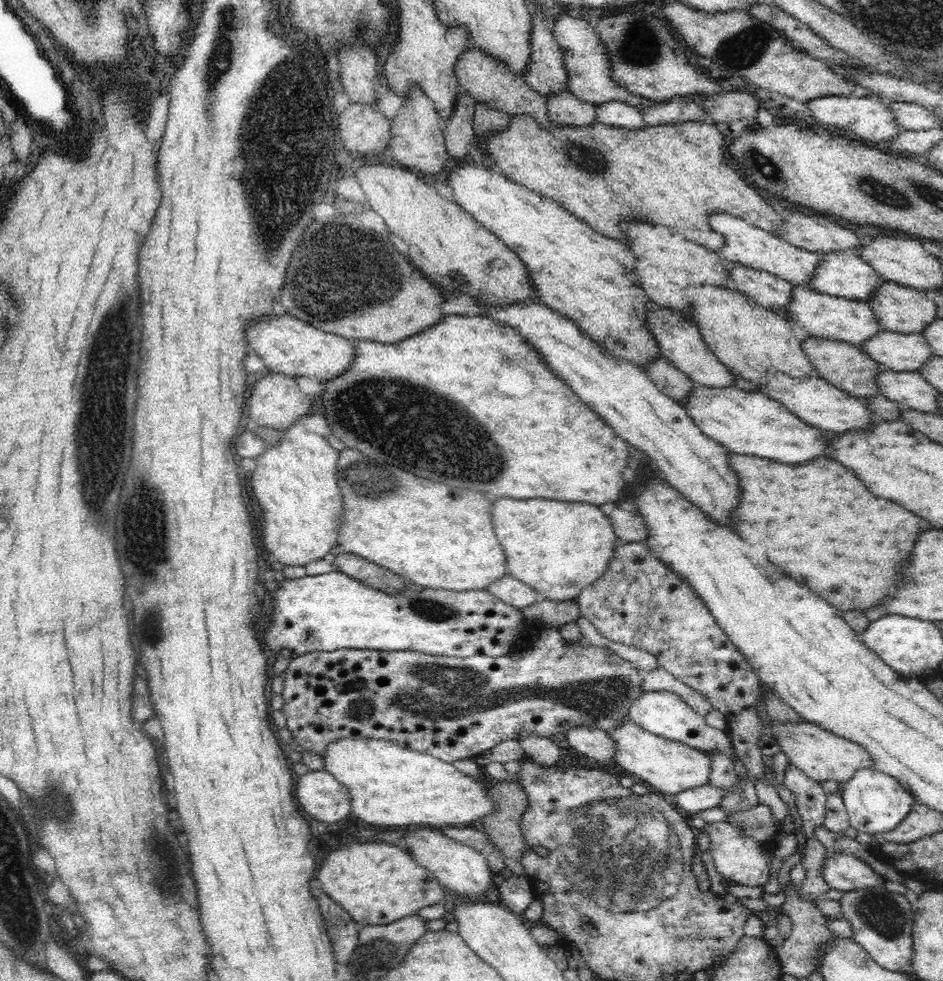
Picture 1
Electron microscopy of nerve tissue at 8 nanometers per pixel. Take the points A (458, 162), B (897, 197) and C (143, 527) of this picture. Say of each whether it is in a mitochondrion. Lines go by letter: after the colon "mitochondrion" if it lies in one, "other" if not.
A: other
B: mitochondrion
C: mitochondrion

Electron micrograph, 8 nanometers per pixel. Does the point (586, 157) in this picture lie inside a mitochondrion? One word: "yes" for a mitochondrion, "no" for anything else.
yes

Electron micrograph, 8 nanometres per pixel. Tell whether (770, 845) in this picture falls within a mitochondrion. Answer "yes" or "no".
no

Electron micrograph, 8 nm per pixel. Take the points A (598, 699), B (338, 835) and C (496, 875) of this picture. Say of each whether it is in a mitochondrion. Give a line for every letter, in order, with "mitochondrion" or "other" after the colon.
A: mitochondrion
B: other
C: other

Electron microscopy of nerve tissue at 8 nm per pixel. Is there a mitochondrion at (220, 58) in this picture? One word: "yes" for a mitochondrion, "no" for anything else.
yes

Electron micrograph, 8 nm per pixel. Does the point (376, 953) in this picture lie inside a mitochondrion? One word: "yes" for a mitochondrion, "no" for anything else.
yes

